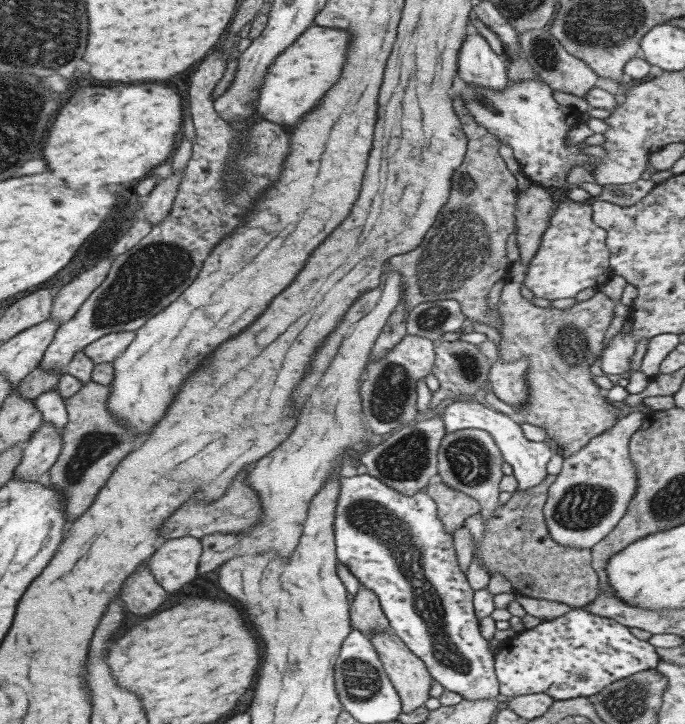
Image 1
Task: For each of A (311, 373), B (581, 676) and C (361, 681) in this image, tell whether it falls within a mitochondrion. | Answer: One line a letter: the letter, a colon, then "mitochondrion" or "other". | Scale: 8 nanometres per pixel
A: other
B: mitochondrion
C: mitochondrion

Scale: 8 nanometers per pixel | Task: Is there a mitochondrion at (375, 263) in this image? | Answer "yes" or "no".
no

